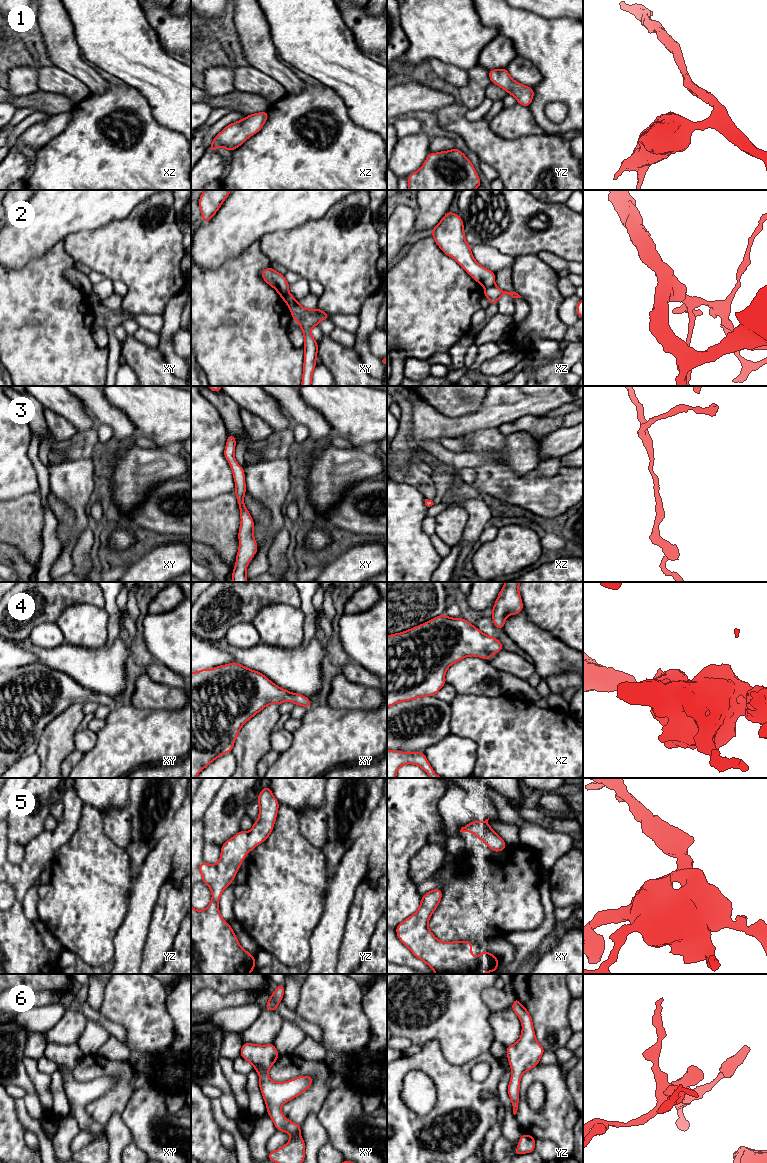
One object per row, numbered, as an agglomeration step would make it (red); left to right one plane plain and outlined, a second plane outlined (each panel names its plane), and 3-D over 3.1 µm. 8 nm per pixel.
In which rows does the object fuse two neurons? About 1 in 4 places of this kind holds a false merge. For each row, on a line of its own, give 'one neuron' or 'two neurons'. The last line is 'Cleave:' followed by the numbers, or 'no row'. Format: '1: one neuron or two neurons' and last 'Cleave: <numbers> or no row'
1: one neuron
2: two neurons
3: one neuron
4: one neuron
5: one neuron
6: one neuron
Cleave: 2

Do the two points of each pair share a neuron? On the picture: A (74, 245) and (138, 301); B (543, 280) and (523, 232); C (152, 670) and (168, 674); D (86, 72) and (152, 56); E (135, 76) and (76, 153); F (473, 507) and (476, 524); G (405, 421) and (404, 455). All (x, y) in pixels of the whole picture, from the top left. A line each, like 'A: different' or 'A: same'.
A: same
B: different
C: same
D: different
E: different
F: same
G: same

